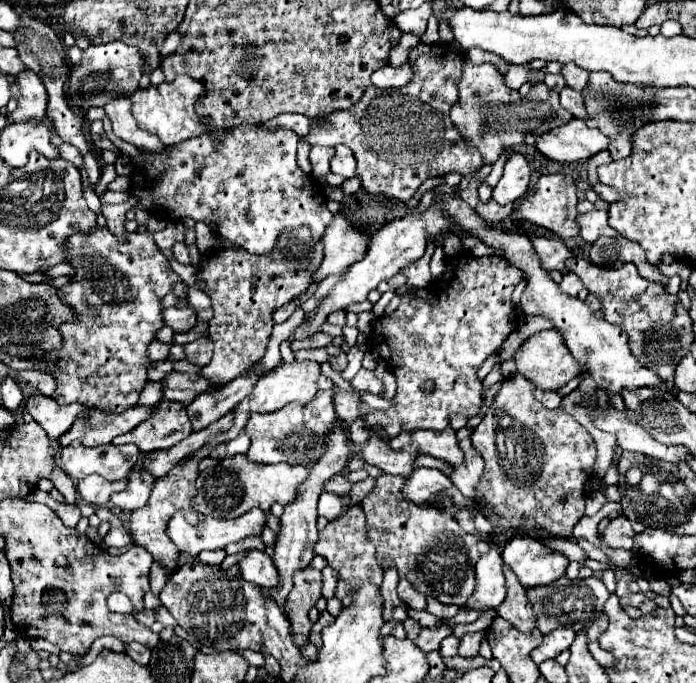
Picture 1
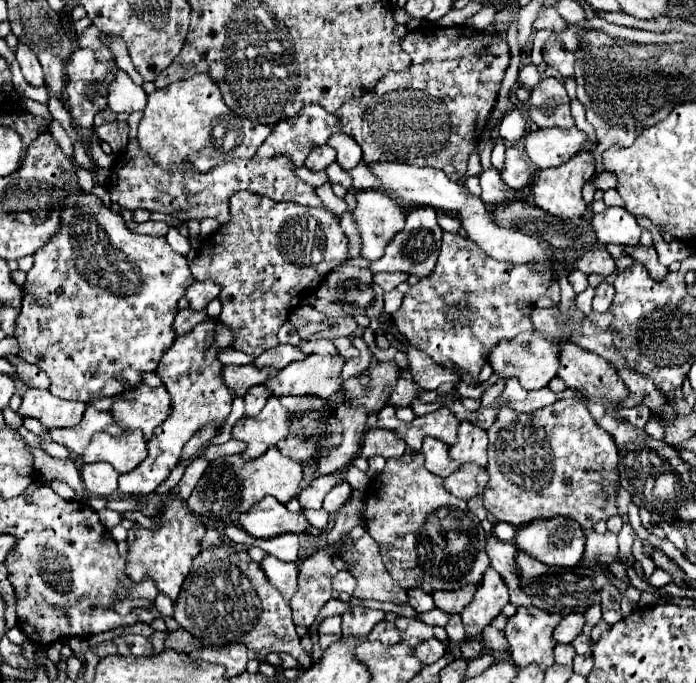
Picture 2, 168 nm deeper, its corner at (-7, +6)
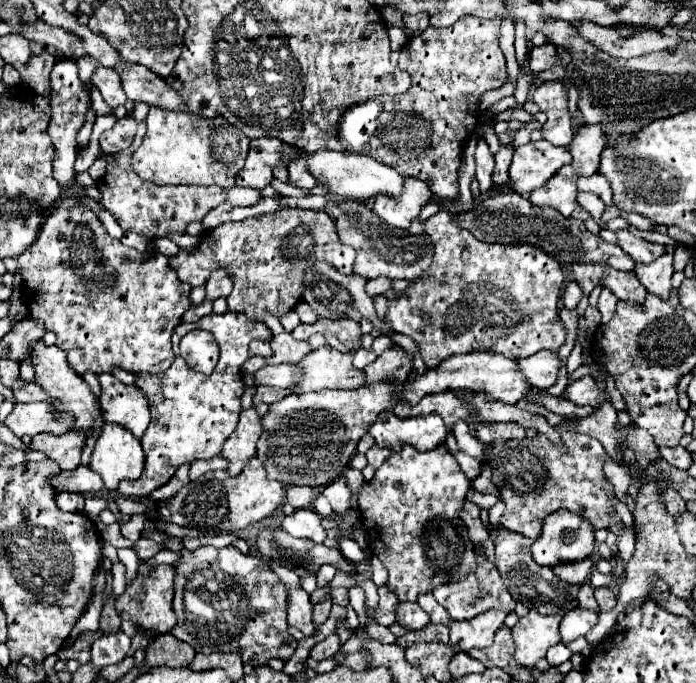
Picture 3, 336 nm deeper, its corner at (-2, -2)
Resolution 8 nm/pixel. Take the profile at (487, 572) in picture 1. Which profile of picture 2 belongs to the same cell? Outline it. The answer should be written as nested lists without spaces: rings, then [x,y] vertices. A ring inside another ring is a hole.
[[[488,568],[482,586],[476,590],[472,602],[460,614],[466,638],[480,636],[480,632],[502,612],[506,604],[508,604],[508,588],[500,580],[500,574]]]

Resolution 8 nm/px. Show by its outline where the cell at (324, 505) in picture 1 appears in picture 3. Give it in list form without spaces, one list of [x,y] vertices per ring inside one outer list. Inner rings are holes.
[[[337,478],[335,482],[331,482],[329,486],[325,486],[323,496],[329,500],[331,508],[335,514],[345,514],[349,510],[349,498],[351,498],[351,490],[345,484],[345,478]]]

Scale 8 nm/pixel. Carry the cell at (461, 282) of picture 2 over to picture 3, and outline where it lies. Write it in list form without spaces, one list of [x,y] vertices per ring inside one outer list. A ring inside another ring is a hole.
[[[439,210],[435,216],[431,216],[429,220],[425,220],[425,230],[429,232],[431,240],[433,240],[433,246],[435,246],[435,258],[431,262],[431,266],[423,272],[423,276],[415,282],[409,284],[409,288],[401,294],[399,300],[391,300],[389,302],[389,308],[387,308],[387,316],[385,316],[385,322],[395,330],[395,332],[401,332],[409,338],[413,338],[423,354],[423,362],[427,368],[435,368],[437,364],[441,364],[445,358],[449,356],[455,356],[455,354],[469,354],[469,352],[475,352],[475,350],[491,350],[491,352],[503,352],[511,358],[527,358],[539,350],[551,350],[551,352],[557,352],[561,348],[561,344],[565,342],[565,326],[563,322],[559,322],[559,316],[557,316],[557,302],[559,302],[559,292],[561,292],[561,286],[563,286],[563,270],[559,266],[559,262],[555,258],[551,258],[549,254],[545,254],[543,250],[535,248],[535,246],[529,246],[529,244],[487,244],[487,242],[479,242],[477,238],[473,238],[465,228],[459,228],[455,224],[455,216],[451,212],[445,212],[445,210]],[[463,250],[469,250],[467,256],[463,256]]]

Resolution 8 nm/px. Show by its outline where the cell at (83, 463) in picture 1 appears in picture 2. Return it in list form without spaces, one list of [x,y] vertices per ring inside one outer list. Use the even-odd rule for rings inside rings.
[[[126,430],[120,436],[100,432],[92,436],[92,442],[82,456],[96,460],[82,460],[82,462],[108,462],[114,466],[118,474],[126,474],[134,470],[146,456],[148,456],[146,440],[140,430],[134,432]]]

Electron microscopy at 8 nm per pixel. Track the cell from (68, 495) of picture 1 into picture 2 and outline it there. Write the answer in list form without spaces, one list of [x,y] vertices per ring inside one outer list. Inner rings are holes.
[[[40,440],[40,446],[42,446],[50,456],[60,456],[60,458],[64,458],[64,456],[70,454],[68,448],[64,448],[64,446],[60,446],[60,444],[52,442],[52,440]]]

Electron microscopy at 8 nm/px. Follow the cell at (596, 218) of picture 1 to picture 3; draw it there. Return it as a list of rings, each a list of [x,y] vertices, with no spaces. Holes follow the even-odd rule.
[[[617,230],[615,236],[617,236],[617,246],[623,252],[627,252],[635,262],[649,264],[649,262],[653,262],[653,260],[657,260],[659,256],[665,254],[665,246],[645,242],[641,238],[633,236],[629,230]]]

